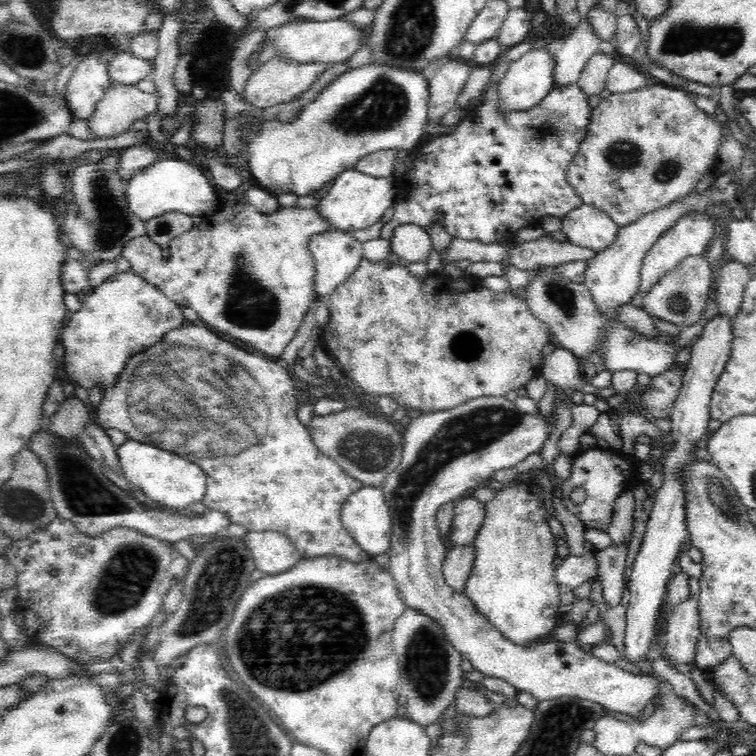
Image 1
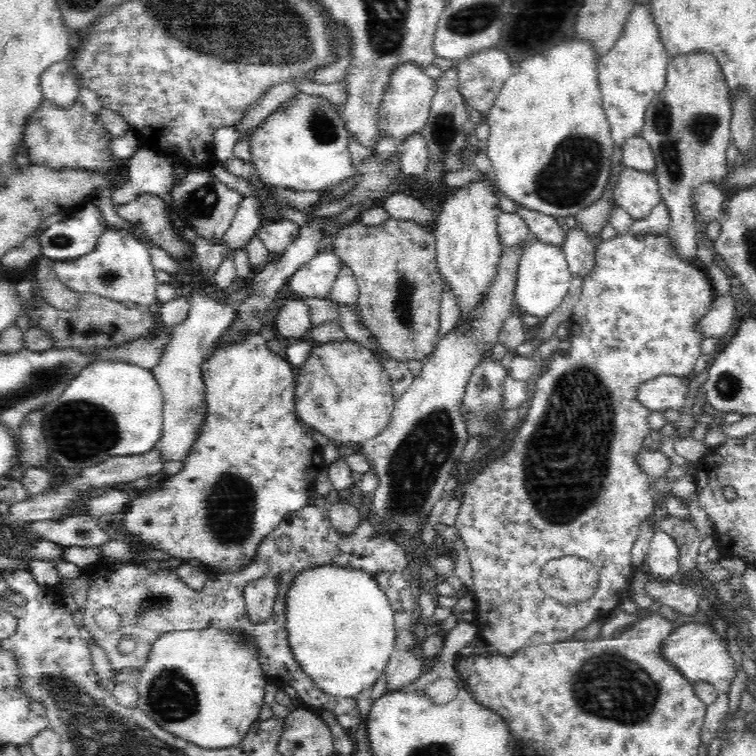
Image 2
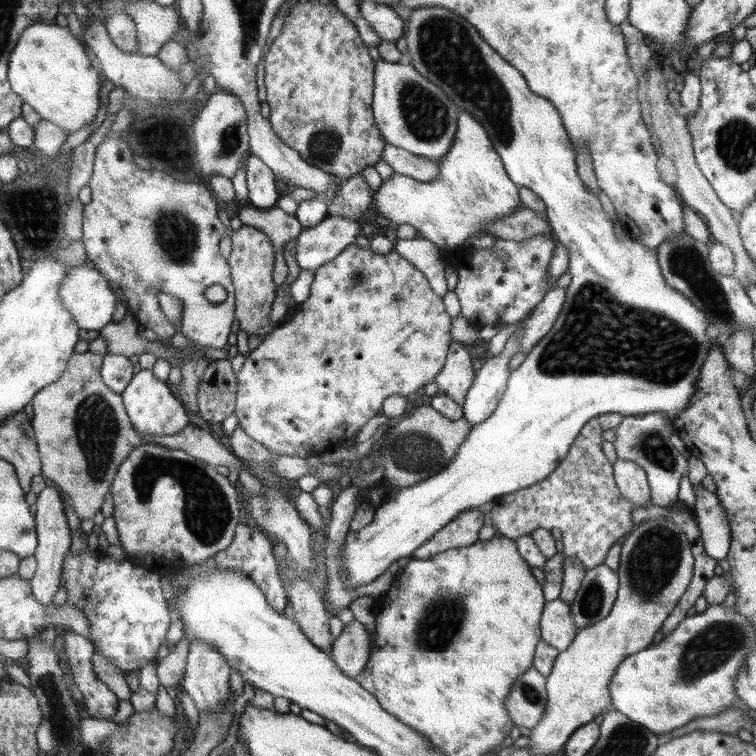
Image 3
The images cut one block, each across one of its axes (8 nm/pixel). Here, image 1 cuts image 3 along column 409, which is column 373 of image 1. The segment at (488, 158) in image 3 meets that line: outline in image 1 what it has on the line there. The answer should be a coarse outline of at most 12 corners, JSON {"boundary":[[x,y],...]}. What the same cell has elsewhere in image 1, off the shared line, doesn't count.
{"boundary":[[345,170],[316,209],[333,229],[376,224],[397,195],[393,175]]}

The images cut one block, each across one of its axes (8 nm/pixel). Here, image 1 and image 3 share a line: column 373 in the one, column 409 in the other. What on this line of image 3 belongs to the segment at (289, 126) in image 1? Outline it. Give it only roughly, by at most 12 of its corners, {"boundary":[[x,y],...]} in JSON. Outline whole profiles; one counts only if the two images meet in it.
{"boundary":[[375,62],[387,143],[440,162],[459,108],[409,63]]}

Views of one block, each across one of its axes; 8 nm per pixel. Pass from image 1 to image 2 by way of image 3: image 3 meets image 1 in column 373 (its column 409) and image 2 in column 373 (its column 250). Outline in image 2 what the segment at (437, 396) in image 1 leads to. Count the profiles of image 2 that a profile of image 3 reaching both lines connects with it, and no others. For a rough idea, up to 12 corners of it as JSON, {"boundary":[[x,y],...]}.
{"boundary":[[315,344],[296,371],[299,420],[362,445],[397,400],[383,360]]}

